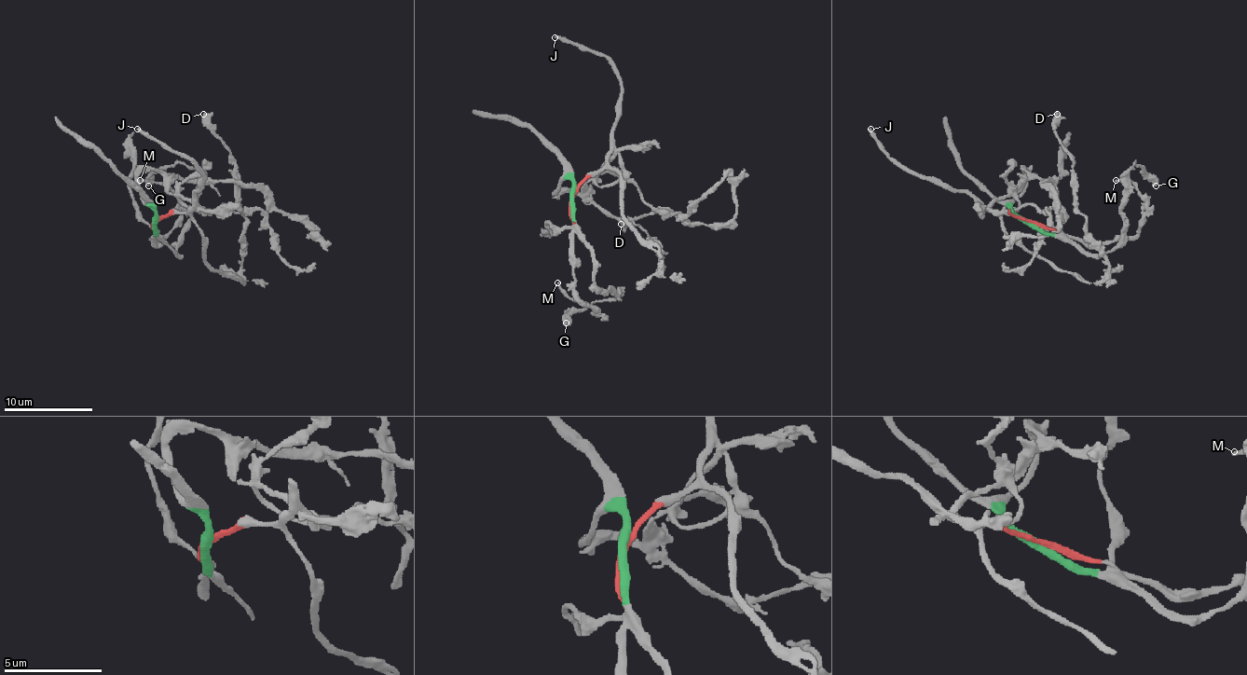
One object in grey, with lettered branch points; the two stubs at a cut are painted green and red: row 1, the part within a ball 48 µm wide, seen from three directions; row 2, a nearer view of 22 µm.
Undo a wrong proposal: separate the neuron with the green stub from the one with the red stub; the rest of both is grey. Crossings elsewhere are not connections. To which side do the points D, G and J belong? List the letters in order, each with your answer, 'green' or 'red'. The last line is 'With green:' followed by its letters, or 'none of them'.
D: red
G: green
J: red
With green: G

